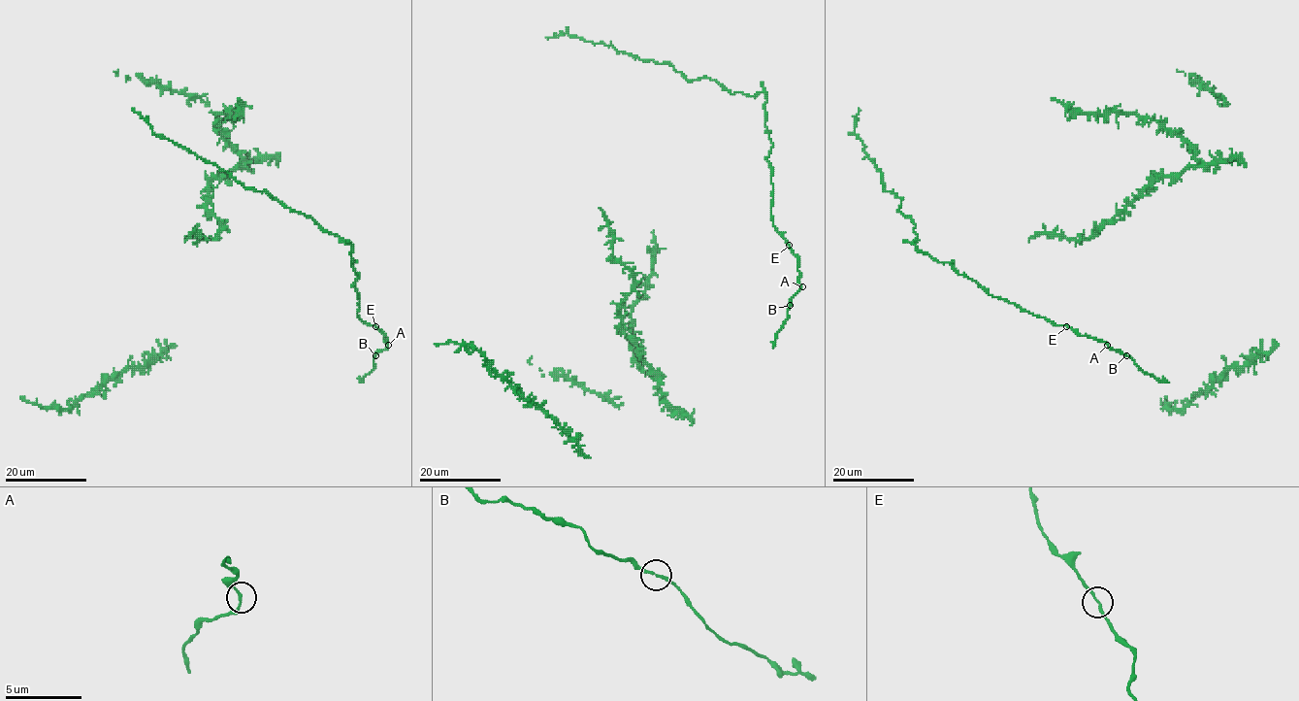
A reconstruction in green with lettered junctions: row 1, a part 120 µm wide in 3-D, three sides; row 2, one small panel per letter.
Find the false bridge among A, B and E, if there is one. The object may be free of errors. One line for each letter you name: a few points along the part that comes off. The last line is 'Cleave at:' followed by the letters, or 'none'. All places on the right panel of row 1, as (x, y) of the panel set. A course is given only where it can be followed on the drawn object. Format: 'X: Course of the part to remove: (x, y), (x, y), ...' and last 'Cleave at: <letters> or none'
Cleave at: none

